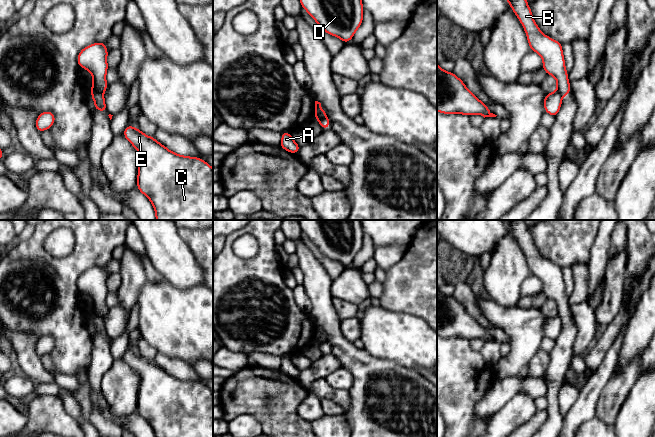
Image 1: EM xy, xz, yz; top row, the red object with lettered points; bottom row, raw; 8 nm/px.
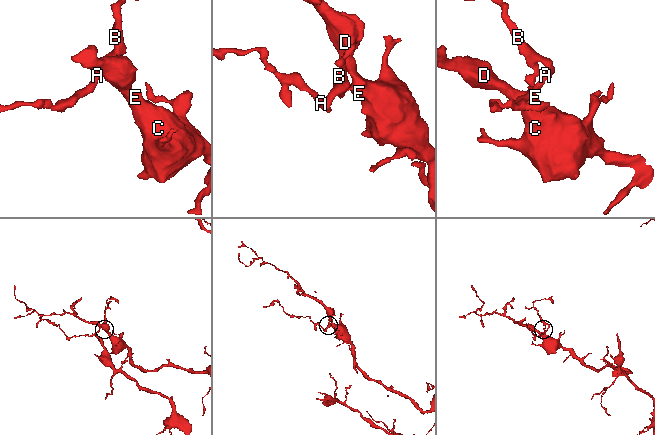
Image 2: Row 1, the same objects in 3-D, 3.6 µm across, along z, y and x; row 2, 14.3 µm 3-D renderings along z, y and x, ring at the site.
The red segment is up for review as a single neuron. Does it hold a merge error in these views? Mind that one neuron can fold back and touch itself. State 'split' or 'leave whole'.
split

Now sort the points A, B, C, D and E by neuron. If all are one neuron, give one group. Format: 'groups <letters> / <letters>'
groups A B / C D E

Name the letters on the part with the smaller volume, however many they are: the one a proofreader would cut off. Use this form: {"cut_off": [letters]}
{"cut_off": ["A", "B"]}

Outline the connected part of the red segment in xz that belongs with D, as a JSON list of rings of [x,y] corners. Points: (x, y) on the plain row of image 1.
[[[298,220],[302,232],[326,257],[347,268],[363,245],[361,220]]]

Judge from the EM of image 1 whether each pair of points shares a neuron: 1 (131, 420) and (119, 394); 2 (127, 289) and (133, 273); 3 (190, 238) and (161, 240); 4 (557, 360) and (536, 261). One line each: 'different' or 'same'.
1: different
2: same
3: different
4: same

